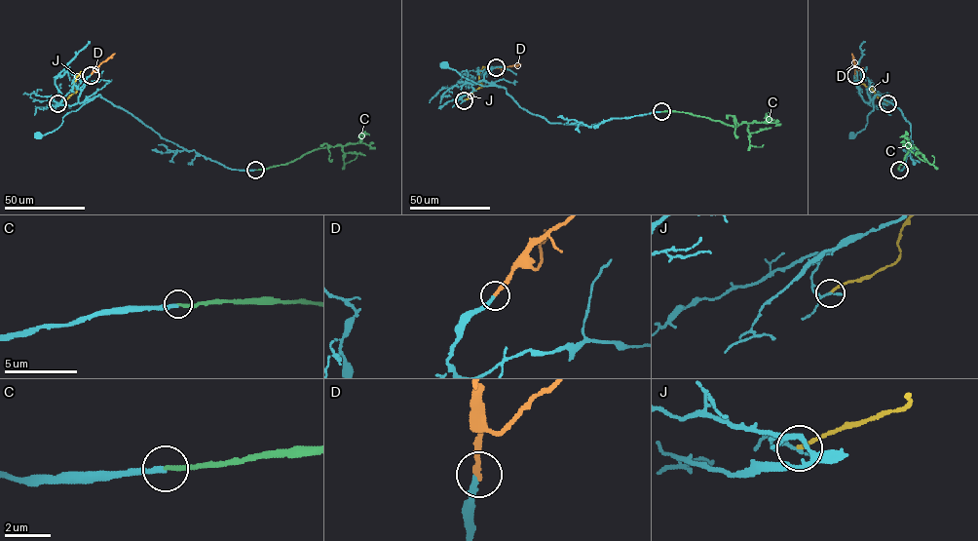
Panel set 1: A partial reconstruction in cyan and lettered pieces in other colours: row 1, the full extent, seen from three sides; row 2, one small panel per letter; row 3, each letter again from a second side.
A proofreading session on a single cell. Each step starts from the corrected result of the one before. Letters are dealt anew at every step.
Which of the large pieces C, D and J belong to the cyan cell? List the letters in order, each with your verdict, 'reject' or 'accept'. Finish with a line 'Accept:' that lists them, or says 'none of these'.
C: accept
D: accept
J: reject
Accept: C, D

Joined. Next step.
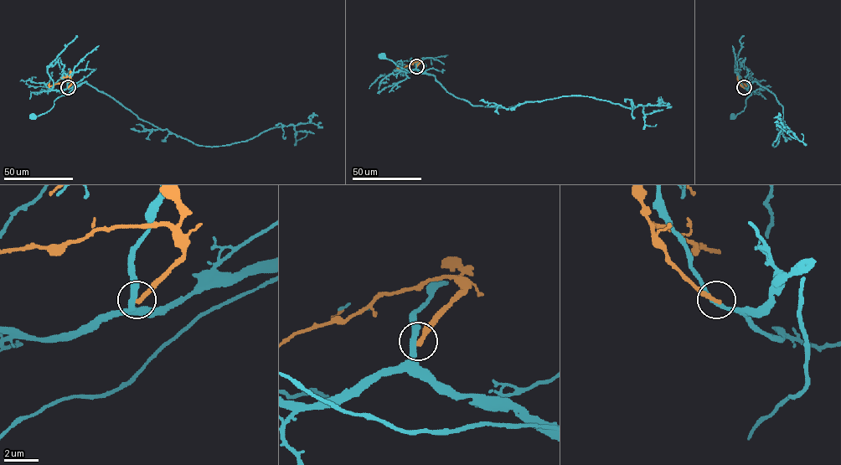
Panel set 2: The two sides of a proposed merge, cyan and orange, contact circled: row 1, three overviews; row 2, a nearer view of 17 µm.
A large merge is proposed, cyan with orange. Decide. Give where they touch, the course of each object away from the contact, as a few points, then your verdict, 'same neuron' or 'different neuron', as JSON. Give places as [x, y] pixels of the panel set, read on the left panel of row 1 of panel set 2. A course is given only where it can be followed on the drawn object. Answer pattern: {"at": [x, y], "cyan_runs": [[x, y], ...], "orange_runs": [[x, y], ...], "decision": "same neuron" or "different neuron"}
{"at": [68, 87], "cyan_runs": [[67, 87], [79, 85], [58, 97], [49, 111], [33, 116]], "orange_runs": [[68, 87], [71, 84], [69, 81], [51, 85], [49, 83]], "decision": "different neuron"}

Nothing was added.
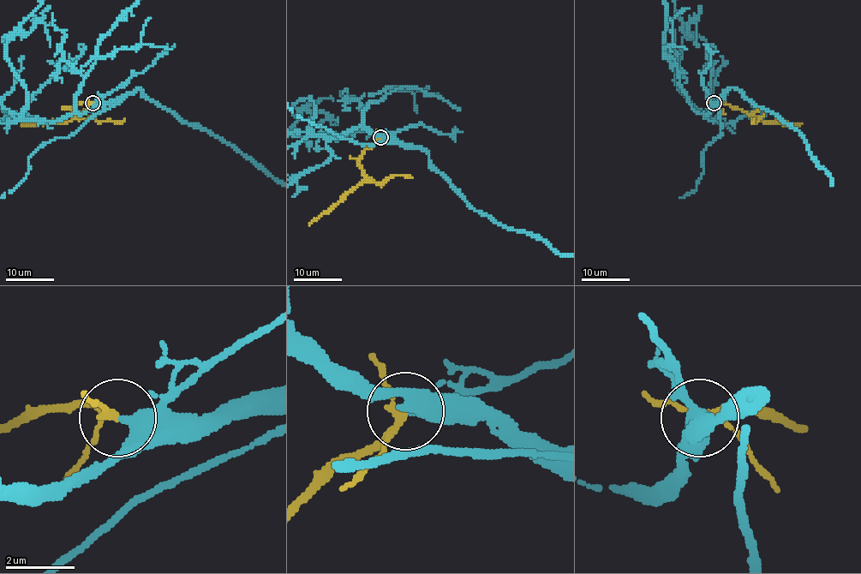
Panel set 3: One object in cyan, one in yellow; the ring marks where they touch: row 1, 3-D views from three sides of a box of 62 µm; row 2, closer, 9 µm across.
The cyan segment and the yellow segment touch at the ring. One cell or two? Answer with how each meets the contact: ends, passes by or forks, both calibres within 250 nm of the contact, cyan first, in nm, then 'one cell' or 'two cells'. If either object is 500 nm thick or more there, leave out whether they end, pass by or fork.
cyan ends; yellow forks; calibres 480 and 180 nm; one cell

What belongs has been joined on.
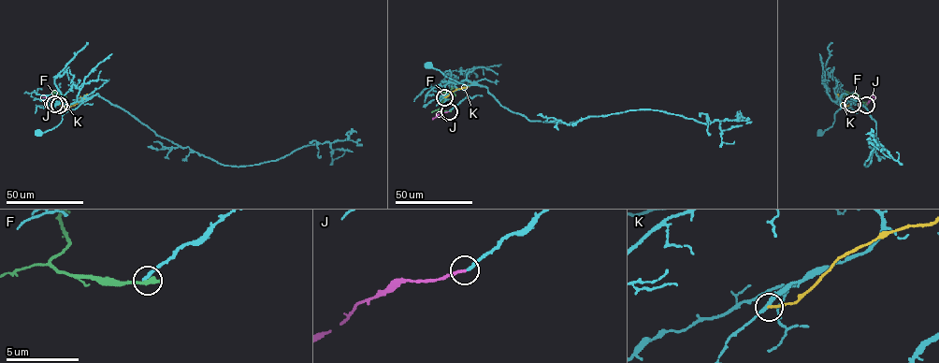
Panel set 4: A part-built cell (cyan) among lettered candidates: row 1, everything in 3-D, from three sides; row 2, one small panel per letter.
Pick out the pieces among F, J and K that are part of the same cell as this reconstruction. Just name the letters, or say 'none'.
J

